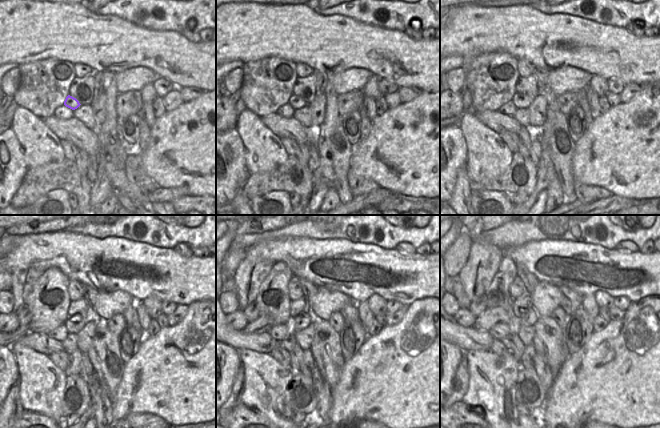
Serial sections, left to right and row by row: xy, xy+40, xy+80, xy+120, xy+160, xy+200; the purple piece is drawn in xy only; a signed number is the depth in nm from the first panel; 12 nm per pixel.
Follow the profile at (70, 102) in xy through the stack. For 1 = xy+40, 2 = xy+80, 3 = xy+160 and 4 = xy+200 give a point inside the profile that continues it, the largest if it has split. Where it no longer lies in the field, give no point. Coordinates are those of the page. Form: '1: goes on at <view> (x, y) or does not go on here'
1: goes on at xy+40 (296, 102)
2: goes on at xy+80 (521, 101)
3: goes on at xy+160 (302, 321)
4: goes on at xy+200 (533, 315)

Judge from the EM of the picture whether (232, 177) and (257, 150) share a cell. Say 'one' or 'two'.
two

